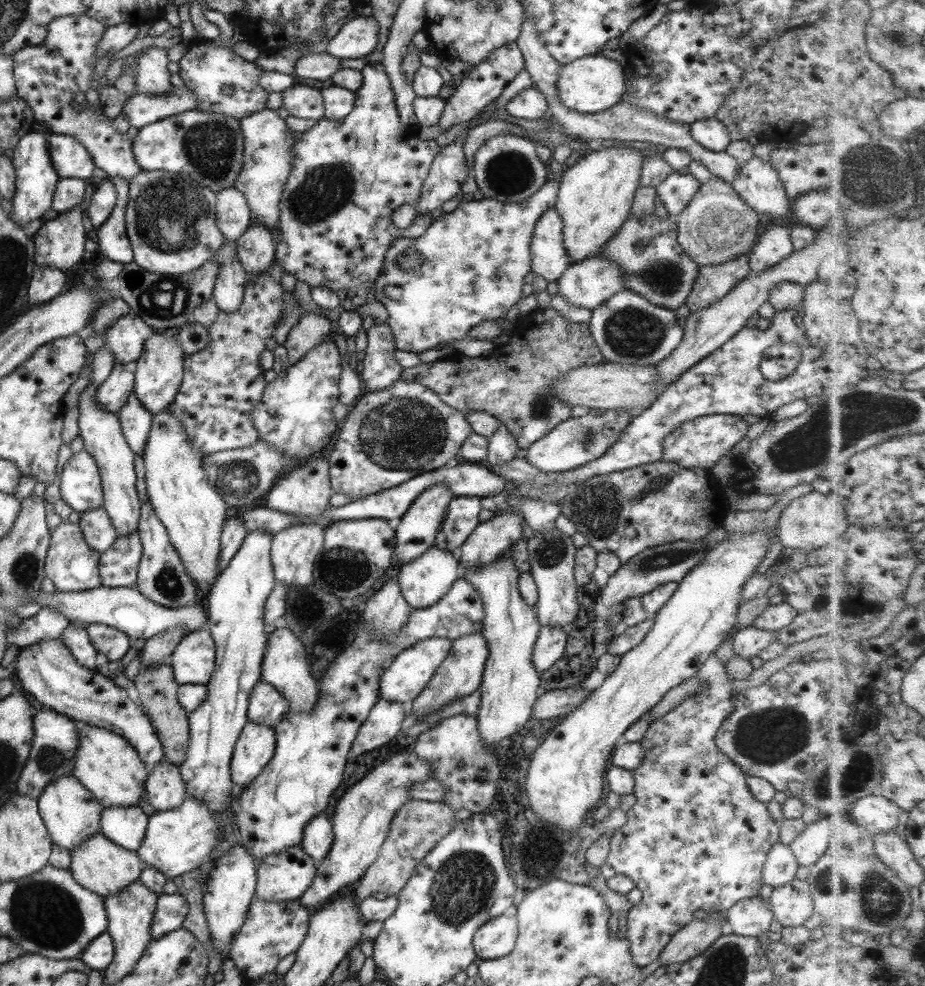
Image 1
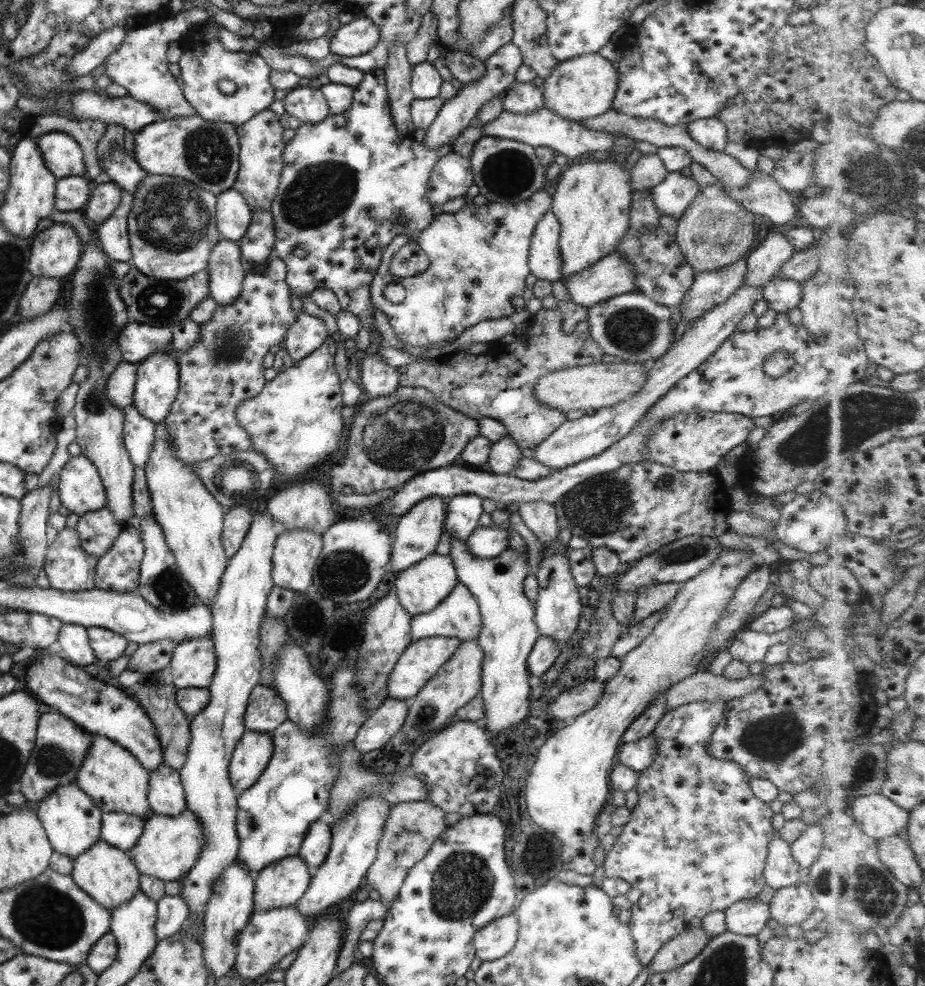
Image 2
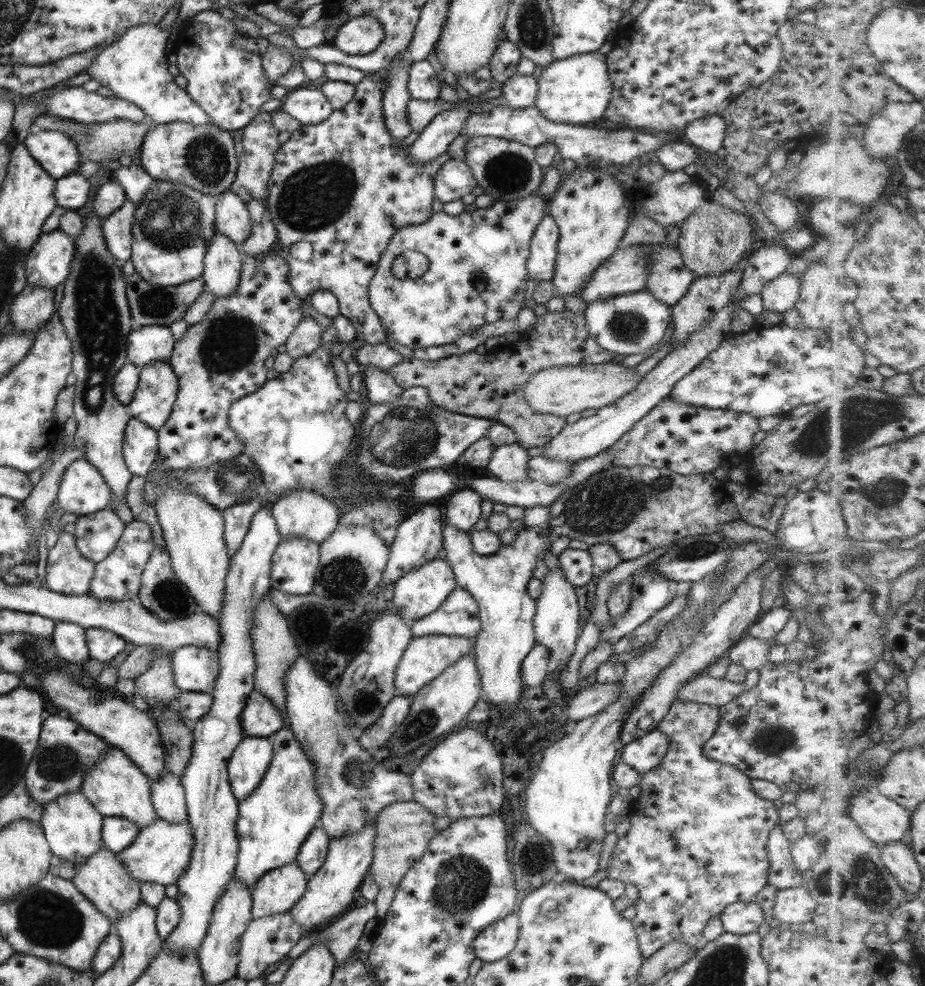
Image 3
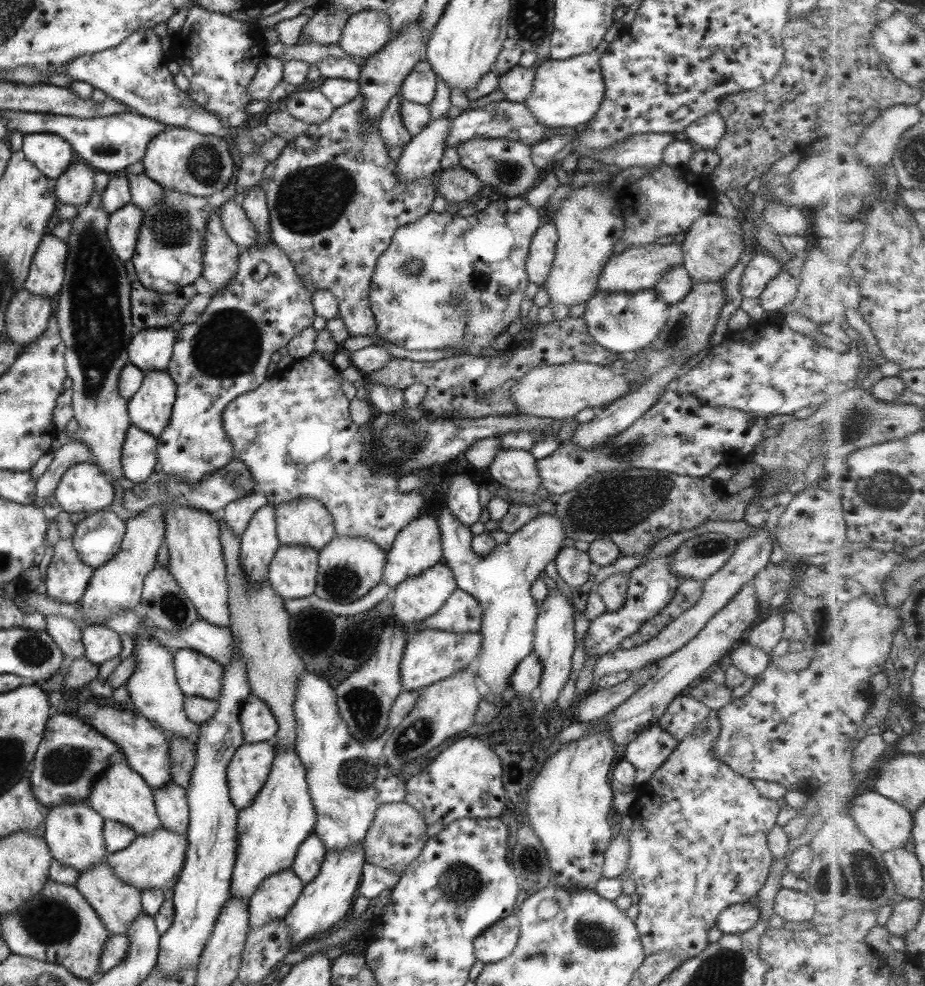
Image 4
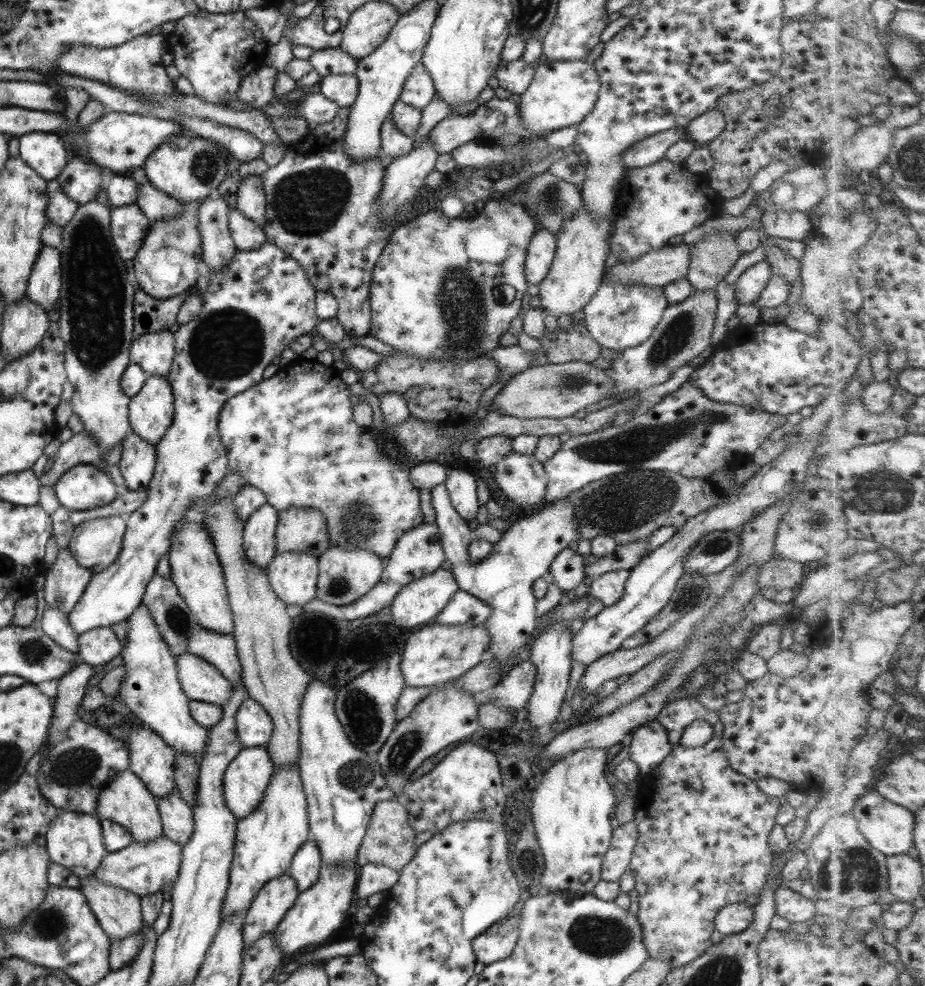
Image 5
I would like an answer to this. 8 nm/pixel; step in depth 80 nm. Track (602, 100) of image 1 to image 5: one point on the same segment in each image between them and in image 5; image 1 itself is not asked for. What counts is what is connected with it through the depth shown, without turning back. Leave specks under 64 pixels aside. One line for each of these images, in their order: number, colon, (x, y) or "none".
2: (582, 87)
3: (575, 90)
4: (566, 93)
5: (561, 93)

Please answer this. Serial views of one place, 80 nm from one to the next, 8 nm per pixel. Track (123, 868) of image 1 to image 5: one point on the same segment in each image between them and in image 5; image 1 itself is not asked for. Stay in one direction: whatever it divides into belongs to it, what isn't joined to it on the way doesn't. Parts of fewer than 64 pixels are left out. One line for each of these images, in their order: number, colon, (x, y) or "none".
2: (107, 875)
3: (101, 879)
4: (117, 904)
5: (117, 912)

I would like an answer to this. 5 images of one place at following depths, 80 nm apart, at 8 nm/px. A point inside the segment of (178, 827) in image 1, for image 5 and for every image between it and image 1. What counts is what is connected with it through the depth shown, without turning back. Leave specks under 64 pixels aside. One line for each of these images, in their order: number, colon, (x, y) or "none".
2: (167, 848)
3: (160, 852)
4: (154, 860)
5: (140, 868)

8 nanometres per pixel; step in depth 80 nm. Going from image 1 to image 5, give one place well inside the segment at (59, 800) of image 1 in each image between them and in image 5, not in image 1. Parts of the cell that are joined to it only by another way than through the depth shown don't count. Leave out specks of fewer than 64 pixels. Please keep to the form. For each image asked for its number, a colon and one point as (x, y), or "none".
2: (71, 823)
3: (72, 828)
4: (72, 833)
5: (74, 840)

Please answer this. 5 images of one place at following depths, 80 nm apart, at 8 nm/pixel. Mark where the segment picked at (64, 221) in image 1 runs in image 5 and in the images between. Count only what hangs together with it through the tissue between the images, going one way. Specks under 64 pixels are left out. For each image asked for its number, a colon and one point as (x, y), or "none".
2: (55, 250)
3: (47, 263)
4: (46, 271)
5: (43, 286)

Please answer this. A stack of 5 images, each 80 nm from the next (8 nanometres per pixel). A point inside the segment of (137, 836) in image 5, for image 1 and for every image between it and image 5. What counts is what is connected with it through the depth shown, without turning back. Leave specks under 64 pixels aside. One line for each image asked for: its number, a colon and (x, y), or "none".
1: (105, 765)
2: (114, 781)
3: (114, 787)
4: (119, 795)

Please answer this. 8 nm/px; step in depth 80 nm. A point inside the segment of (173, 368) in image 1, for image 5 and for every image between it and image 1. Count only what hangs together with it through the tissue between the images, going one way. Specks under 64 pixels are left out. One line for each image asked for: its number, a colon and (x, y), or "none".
2: (156, 385)
3: (151, 403)
4: (149, 409)
5: (150, 411)

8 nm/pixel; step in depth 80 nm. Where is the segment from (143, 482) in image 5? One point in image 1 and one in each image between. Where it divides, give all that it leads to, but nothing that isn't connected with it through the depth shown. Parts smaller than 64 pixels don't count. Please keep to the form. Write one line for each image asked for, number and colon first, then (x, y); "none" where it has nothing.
1: (135, 421)
2: (138, 433)
3: (139, 449)
4: (138, 452)

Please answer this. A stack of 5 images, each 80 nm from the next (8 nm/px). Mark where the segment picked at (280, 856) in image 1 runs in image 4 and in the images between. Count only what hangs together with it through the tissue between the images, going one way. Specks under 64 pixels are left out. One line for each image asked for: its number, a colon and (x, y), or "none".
2: (282, 883)
3: (278, 890)
4: (271, 900)

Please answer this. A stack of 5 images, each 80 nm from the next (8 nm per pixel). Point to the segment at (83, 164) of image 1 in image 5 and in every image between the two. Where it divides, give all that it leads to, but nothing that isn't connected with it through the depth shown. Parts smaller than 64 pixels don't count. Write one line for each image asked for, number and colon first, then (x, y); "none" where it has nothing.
2: (62, 157)
3: (52, 150)
4: (50, 154)
5: (44, 153)

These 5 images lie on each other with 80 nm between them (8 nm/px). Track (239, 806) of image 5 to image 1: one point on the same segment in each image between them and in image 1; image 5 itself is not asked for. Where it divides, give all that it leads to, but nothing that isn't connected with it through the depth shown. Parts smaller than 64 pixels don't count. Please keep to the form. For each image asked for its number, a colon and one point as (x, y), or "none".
1: (254, 747)
2: (253, 750)
3: (249, 761)
4: (249, 766)

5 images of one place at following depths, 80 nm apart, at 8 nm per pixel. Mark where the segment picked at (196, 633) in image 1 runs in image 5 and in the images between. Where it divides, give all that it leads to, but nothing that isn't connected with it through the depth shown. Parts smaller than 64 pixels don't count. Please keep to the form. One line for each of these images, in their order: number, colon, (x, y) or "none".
2: (192, 664)
3: (194, 669)
4: (196, 675)
5: (200, 681)

